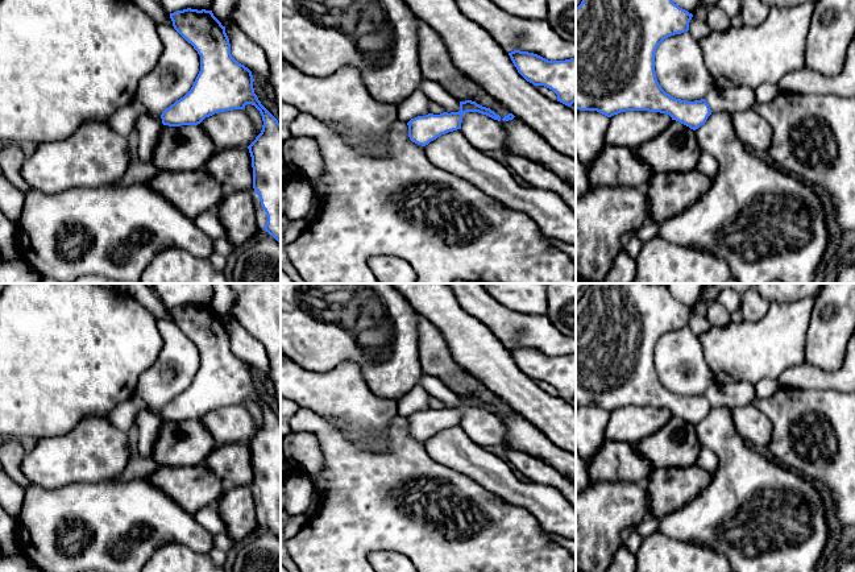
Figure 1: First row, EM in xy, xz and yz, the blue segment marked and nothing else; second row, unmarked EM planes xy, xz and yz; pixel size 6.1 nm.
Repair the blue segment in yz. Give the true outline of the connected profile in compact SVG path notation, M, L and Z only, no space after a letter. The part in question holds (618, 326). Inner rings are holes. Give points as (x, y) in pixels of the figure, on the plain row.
M592 283L576 303L576 403L597 406L607 413L626 406L667 409L690 424L703 420L711 410L705 394L688 397L667 389L656 374L655 348L668 332L689 326L693 310L680 303L668 283Z

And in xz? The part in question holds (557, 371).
M514 345L509 351L527 377L552 385L557 390L557 397L568 402L576 397L576 353L548 356L520 345Z

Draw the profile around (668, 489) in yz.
M697 465L652 469L646 481L649 515L661 518L681 509L706 489L710 477Z

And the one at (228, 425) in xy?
M244 405L215 409L198 419L217 445L249 442L258 428Z

